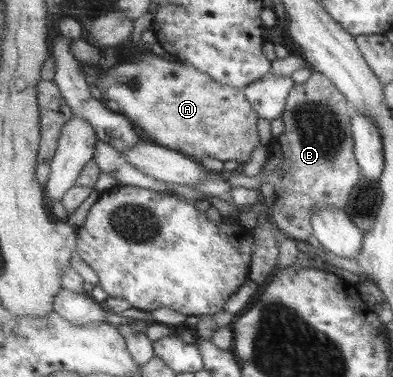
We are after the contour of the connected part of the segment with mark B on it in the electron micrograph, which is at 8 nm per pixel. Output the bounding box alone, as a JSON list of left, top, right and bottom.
[258,69,362,241]

